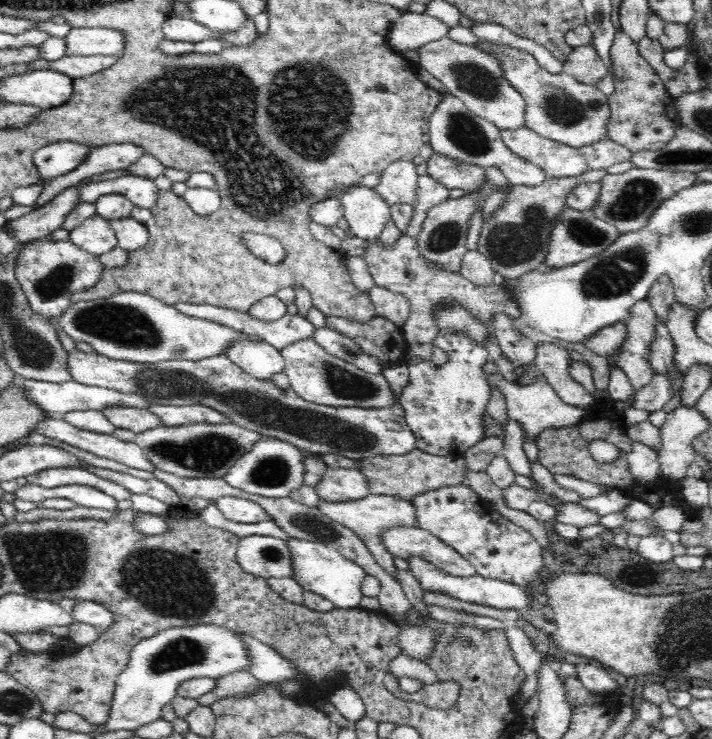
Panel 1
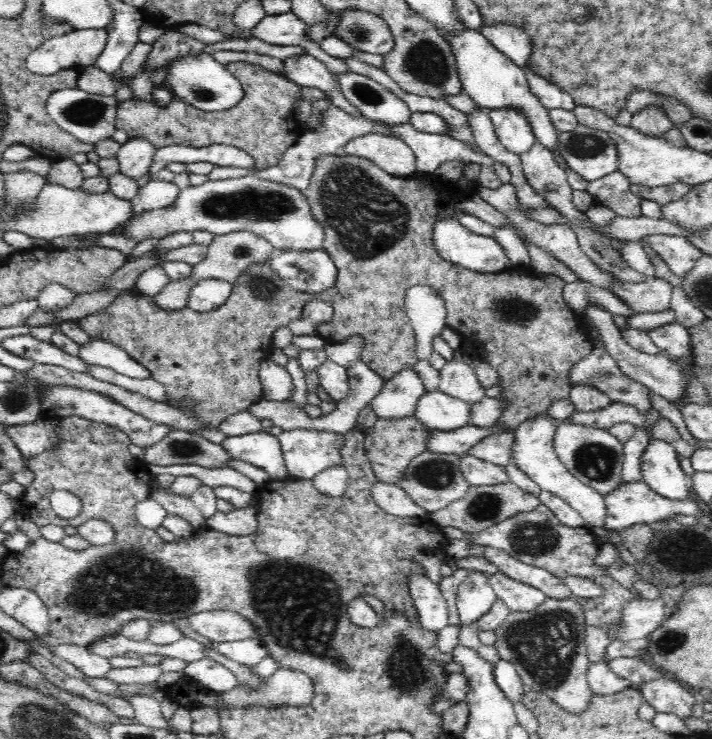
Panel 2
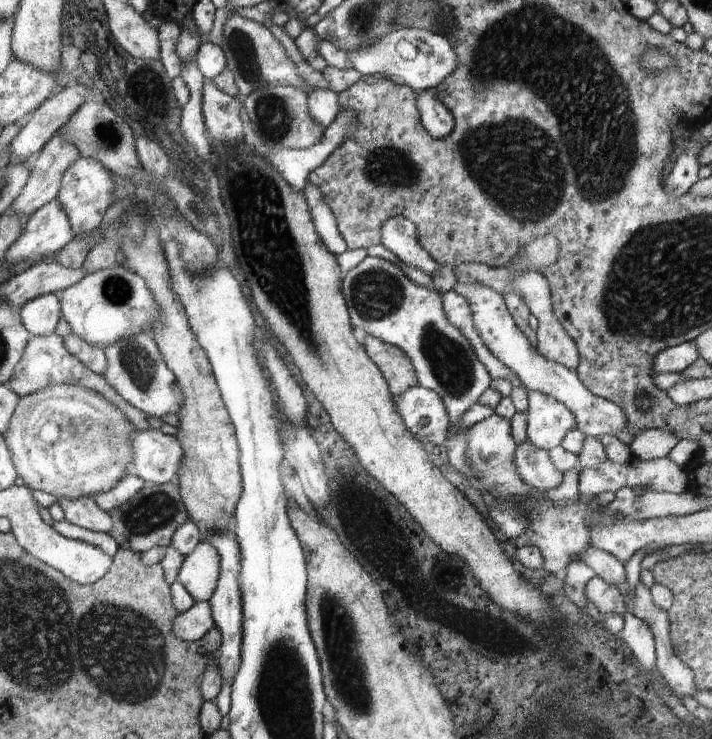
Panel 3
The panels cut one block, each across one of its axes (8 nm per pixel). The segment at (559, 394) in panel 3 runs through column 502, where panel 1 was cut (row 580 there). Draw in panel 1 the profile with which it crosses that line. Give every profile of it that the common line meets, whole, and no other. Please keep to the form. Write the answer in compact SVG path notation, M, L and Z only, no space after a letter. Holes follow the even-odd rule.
M291 537L288 549L292 553L296 582L300 583L304 590L323 596L338 608L349 609L360 606L363 597L362 580L366 578L366 571L360 565L342 556L335 548L322 543Z

